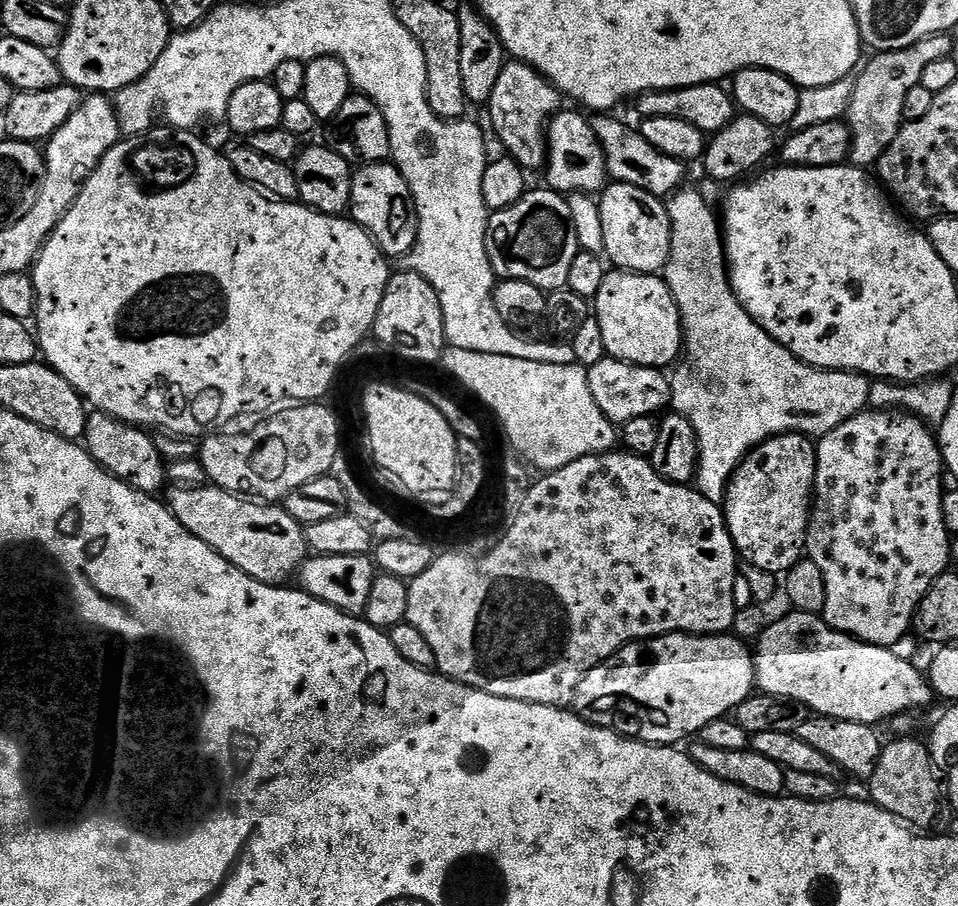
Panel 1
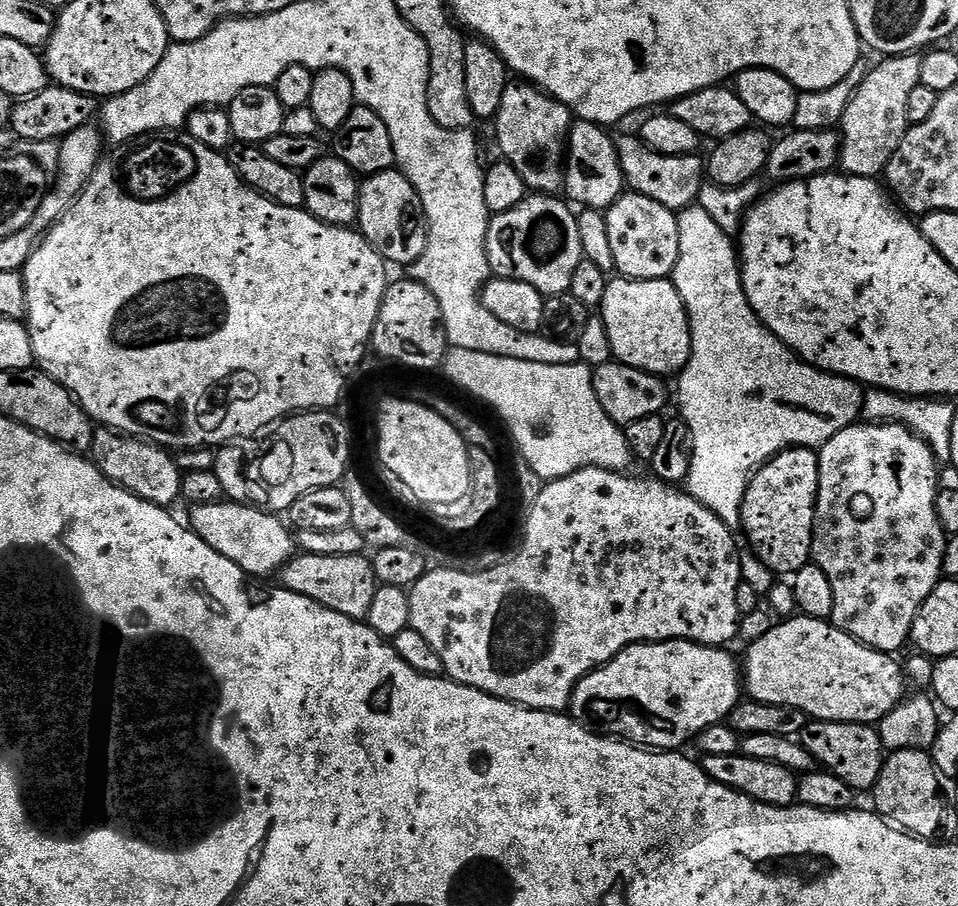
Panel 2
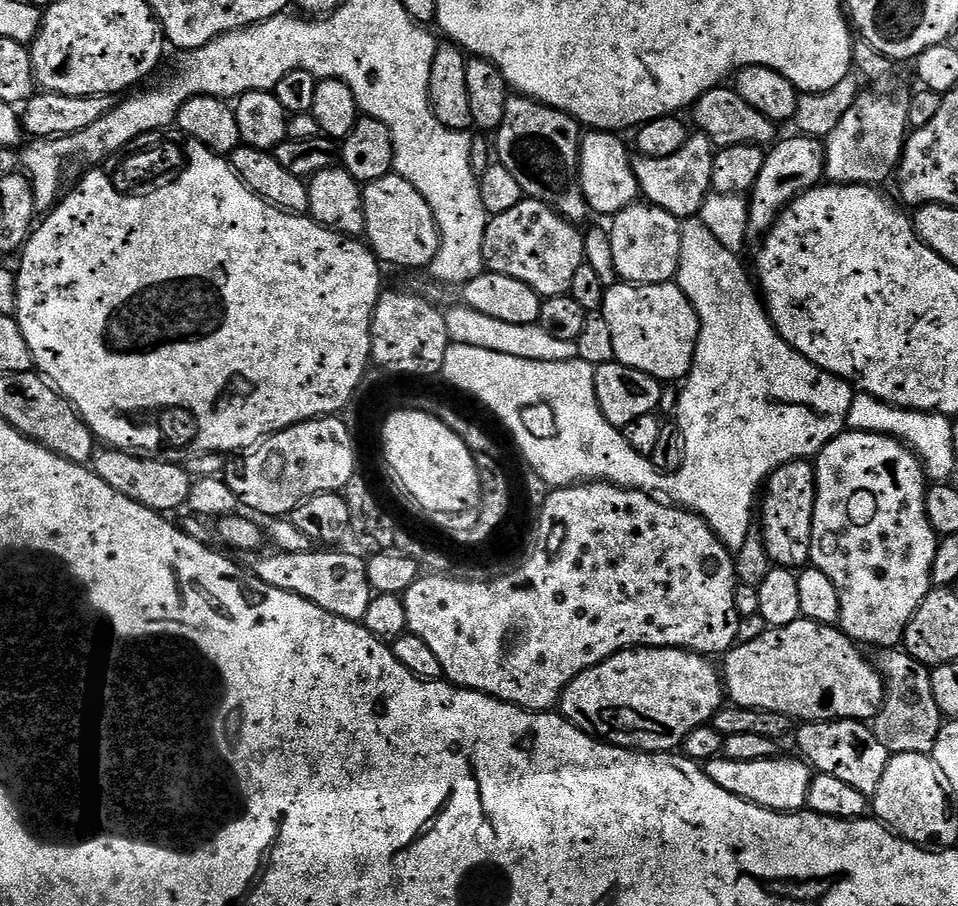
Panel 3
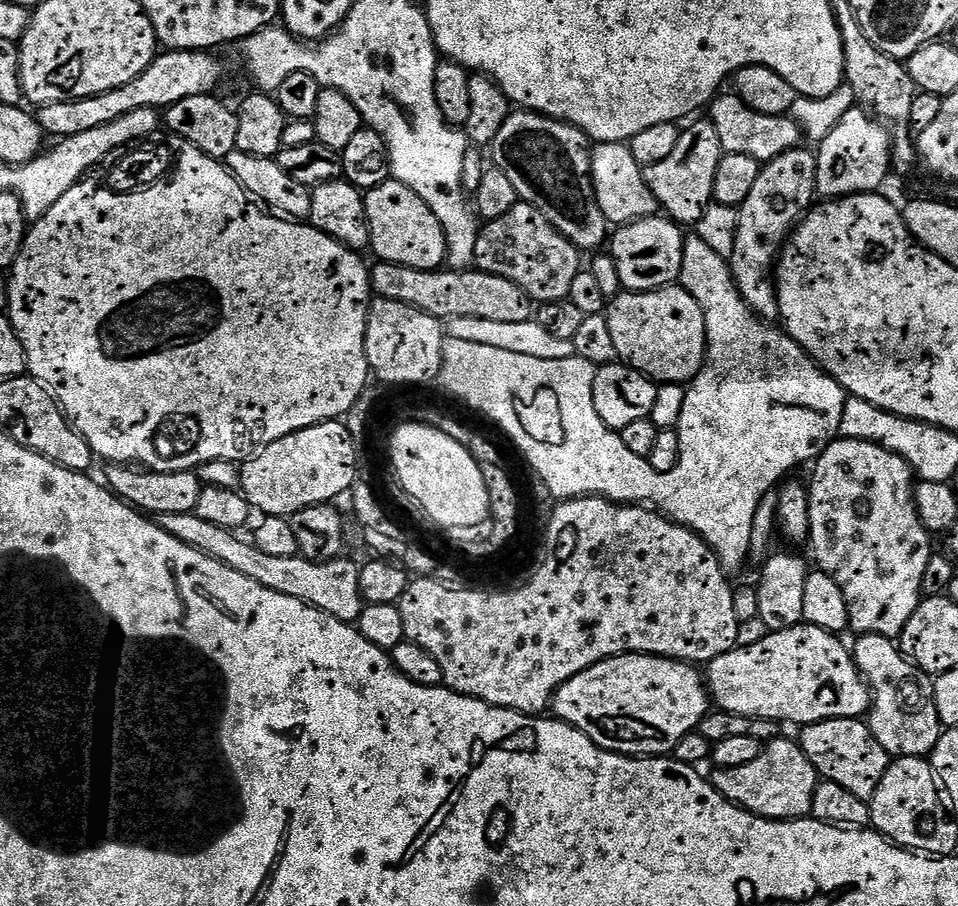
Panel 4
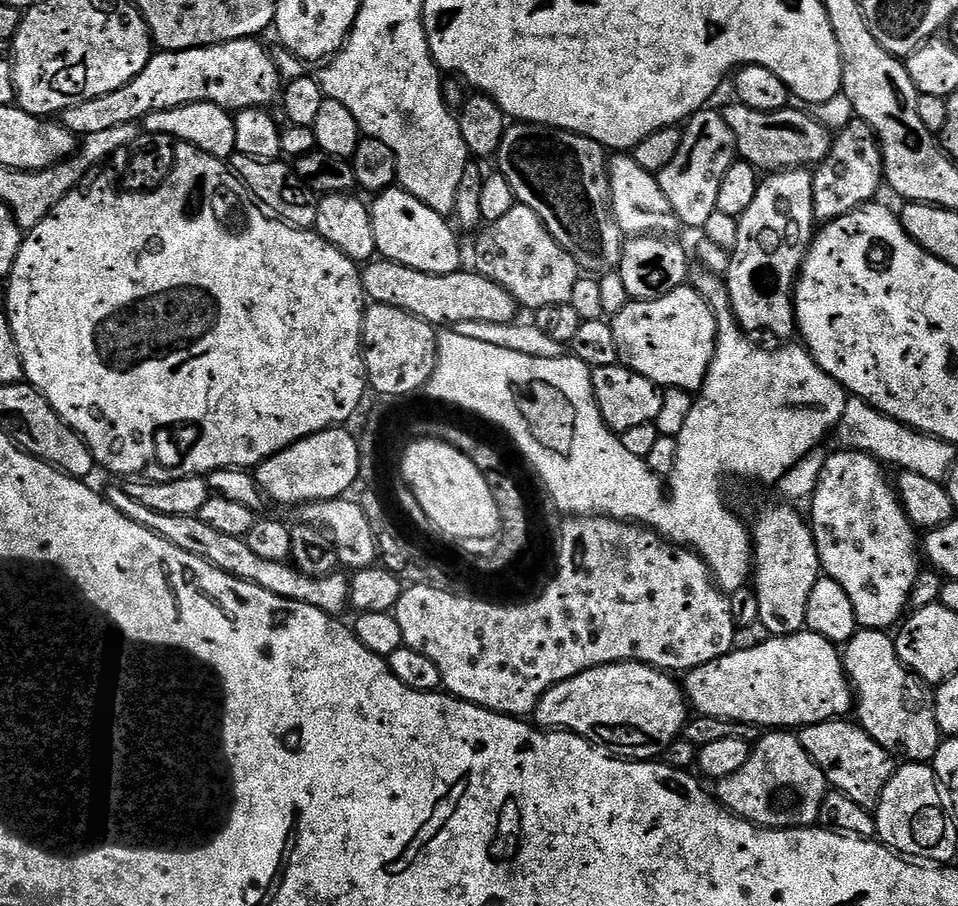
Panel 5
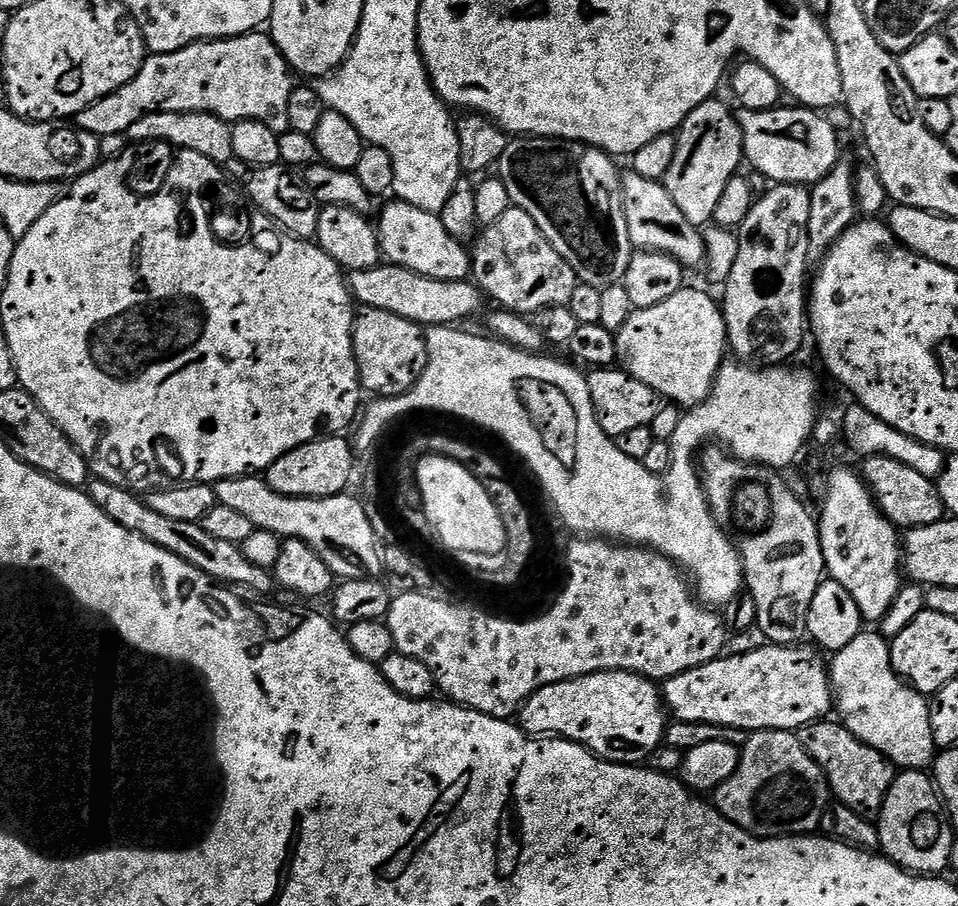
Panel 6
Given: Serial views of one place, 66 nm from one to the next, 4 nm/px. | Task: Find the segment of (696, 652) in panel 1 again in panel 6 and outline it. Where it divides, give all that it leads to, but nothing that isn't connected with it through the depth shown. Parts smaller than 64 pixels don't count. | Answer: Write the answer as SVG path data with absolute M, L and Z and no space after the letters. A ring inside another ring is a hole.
M595 672L589 676L579 676L566 682L542 686L542 690L535 692L518 712L519 727L528 735L572 740L614 764L639 765L647 761L651 752L665 743L669 723L657 681L639 676L637 672Z

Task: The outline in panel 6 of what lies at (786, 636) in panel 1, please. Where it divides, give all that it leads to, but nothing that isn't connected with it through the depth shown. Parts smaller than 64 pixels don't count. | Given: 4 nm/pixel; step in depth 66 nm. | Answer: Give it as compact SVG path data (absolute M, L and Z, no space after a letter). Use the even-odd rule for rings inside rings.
M768 642L746 654L721 655L719 660L711 660L663 681L662 699L667 711L682 722L720 724L724 728L741 728L749 734L799 730L808 724L823 721L827 717L824 715L828 711L831 713L834 708L829 665L816 657L815 647L804 647Z

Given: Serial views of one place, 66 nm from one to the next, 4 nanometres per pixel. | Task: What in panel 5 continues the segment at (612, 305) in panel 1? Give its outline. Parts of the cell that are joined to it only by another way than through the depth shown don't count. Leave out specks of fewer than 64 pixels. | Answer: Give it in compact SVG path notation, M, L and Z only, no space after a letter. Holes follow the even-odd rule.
M695 287L670 290L670 294L662 294L662 298L653 300L629 299L628 304L622 306L616 316L611 317L610 323L614 330L614 342L618 345L619 363L625 368L642 374L642 378L650 378L650 382L665 390L681 388L689 394L700 391L716 349L716 315L708 305L708 300L702 298Z

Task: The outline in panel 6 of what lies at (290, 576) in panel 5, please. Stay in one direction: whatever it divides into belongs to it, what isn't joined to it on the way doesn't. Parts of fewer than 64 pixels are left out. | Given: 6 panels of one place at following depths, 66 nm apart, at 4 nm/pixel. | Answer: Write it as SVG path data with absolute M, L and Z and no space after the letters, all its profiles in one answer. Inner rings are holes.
M99 478L93 479L87 485L86 491L99 508L106 510L106 514L110 514L114 522L118 522L118 526L126 526L126 530L154 542L154 546L162 546L162 550L190 562L213 580L225 586L239 586L257 594L268 594L274 588L274 576L269 569L259 568L254 562L248 562L239 544L222 542L221 539L206 534L200 523L177 522L174 518L157 514L155 510L150 510L150 506L137 493Z

